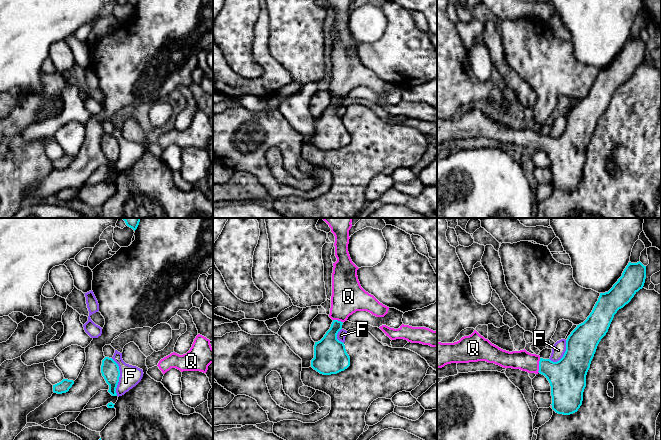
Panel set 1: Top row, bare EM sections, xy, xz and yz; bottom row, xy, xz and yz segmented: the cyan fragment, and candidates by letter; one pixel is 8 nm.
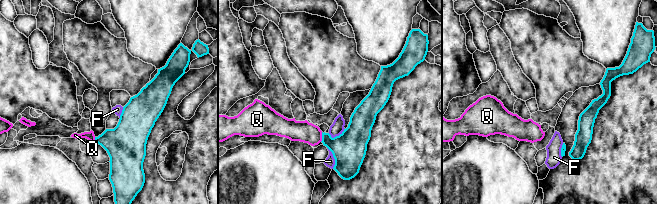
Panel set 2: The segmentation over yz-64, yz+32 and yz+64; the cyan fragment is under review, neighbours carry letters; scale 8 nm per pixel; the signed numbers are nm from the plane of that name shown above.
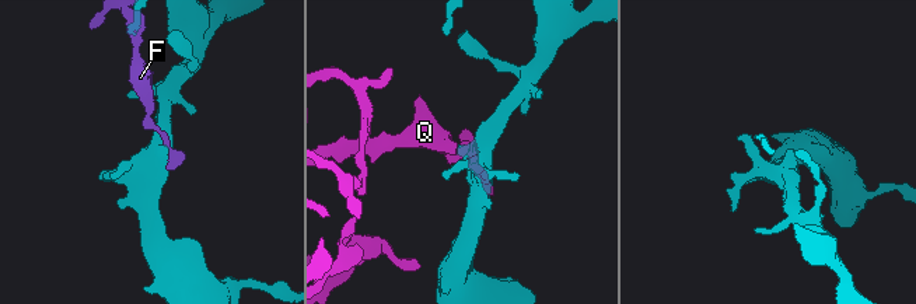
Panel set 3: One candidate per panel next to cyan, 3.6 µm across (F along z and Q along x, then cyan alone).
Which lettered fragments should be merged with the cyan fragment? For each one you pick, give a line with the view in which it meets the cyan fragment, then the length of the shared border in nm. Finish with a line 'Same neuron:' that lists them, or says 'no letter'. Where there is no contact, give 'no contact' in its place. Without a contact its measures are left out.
Q: meets cyan in yz; contact 120 nm long
Same neuron: Q

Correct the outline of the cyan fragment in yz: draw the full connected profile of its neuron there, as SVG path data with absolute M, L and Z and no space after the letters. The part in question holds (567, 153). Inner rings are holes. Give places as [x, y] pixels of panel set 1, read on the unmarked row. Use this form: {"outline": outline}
{"outline": "M640 37L637 39L629 38L622 52L613 63L608 68L600 69L598 77L587 95L577 101L568 112L566 116L566 127L563 133L557 138L553 138L550 135L543 135L539 131L527 128L525 125L512 128L503 126L474 106L471 111L464 112L454 119L437 118L437 145L451 139L458 140L486 137L506 145L512 144L520 145L528 149L540 149L544 151L550 159L552 185L558 190L573 190L577 188L582 181L583 168L586 163L586 151L599 118L608 108L614 91L619 85L628 80L634 71L643 64L645 55L646 42Z"}

